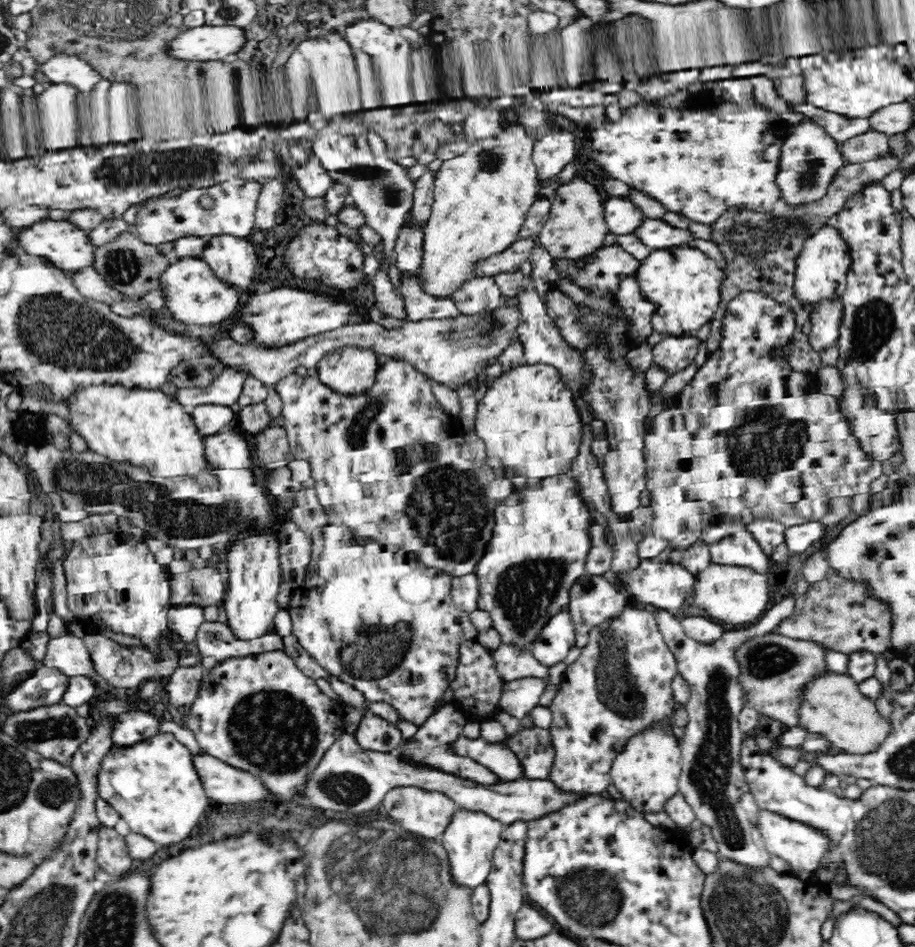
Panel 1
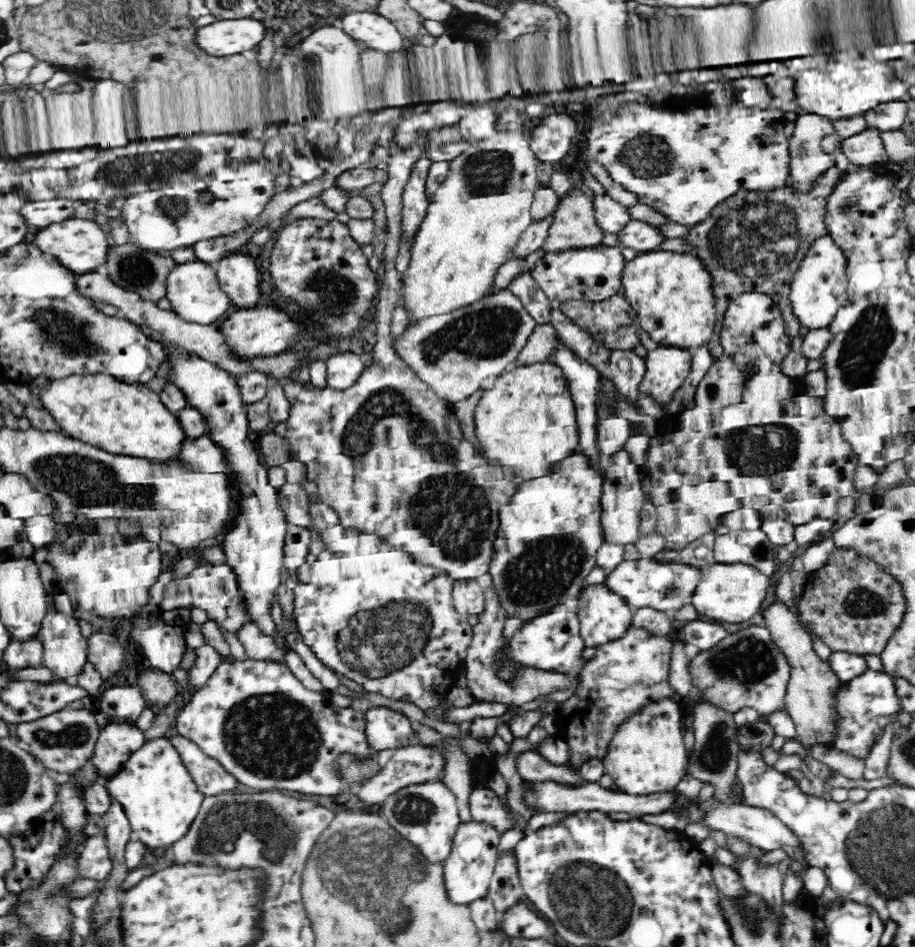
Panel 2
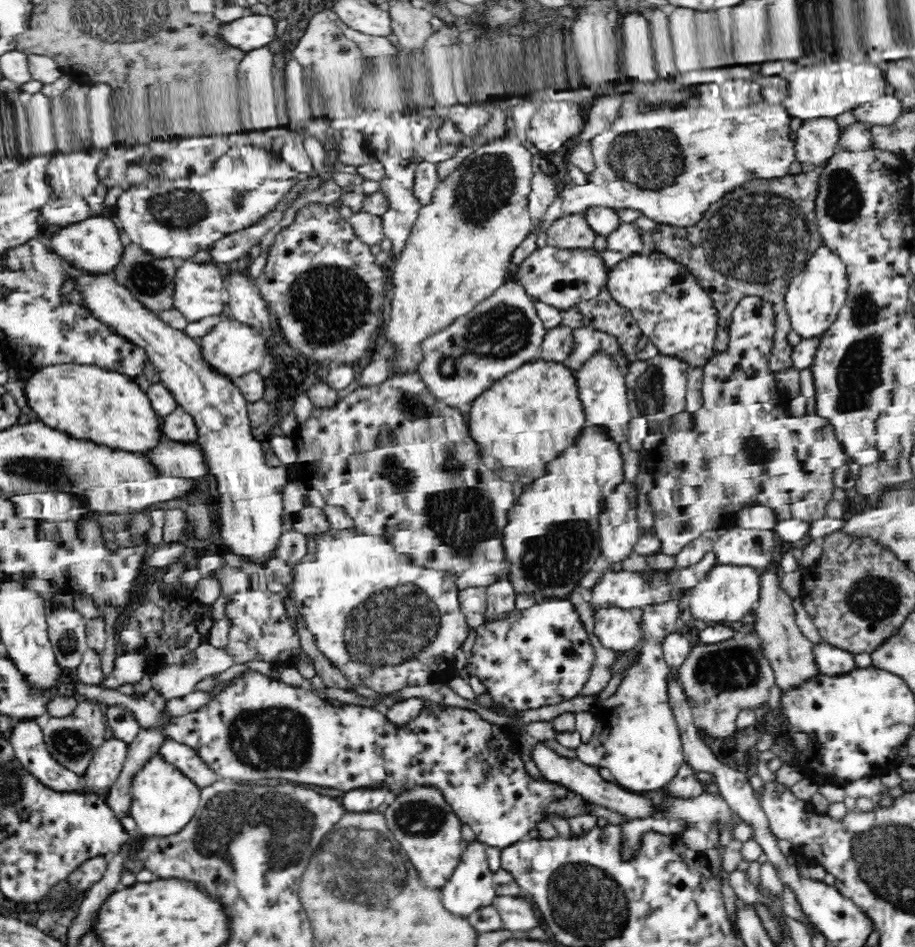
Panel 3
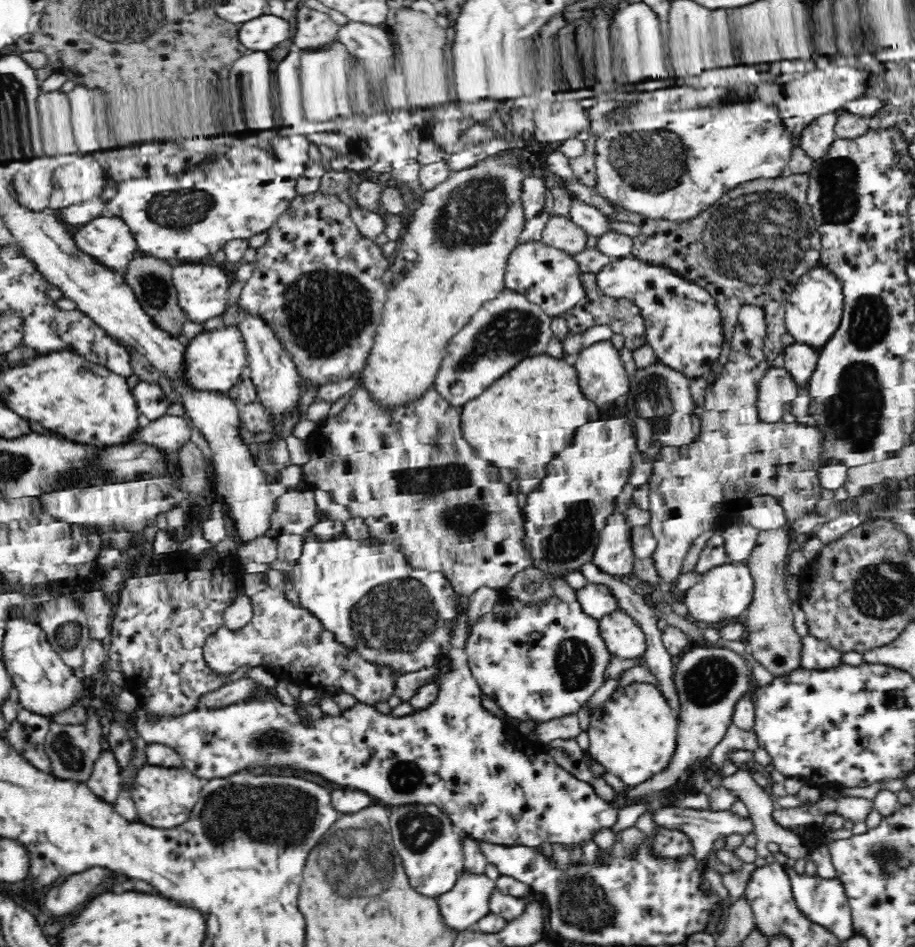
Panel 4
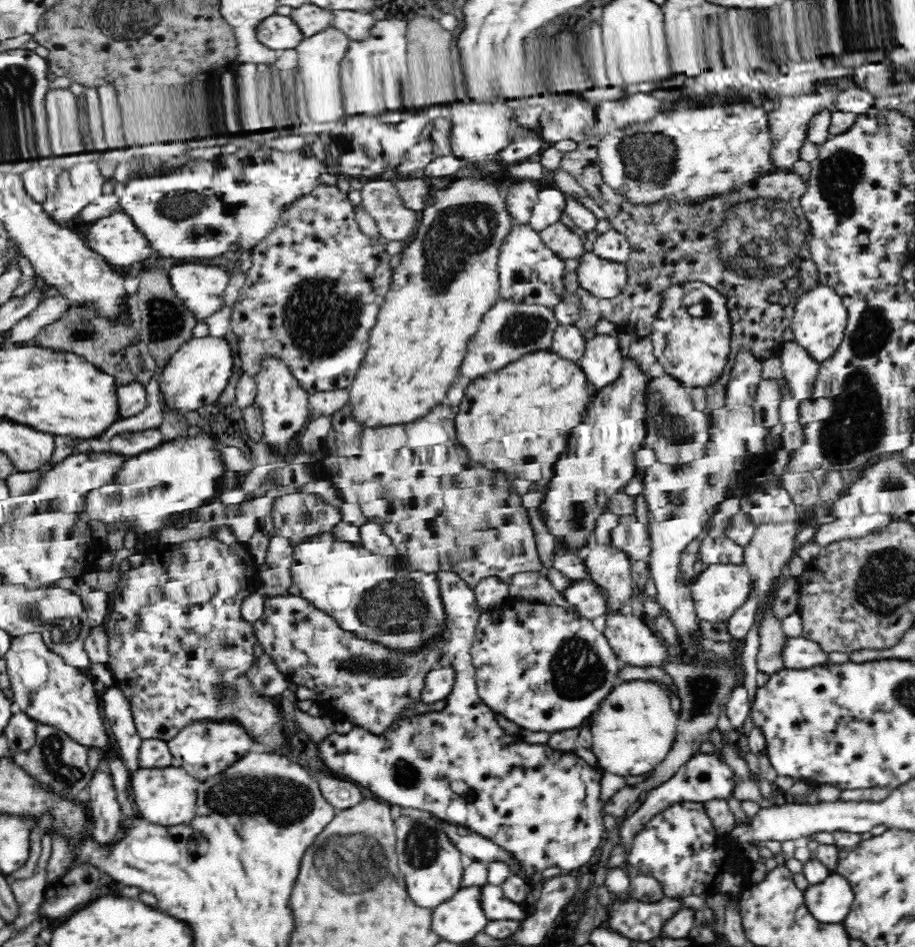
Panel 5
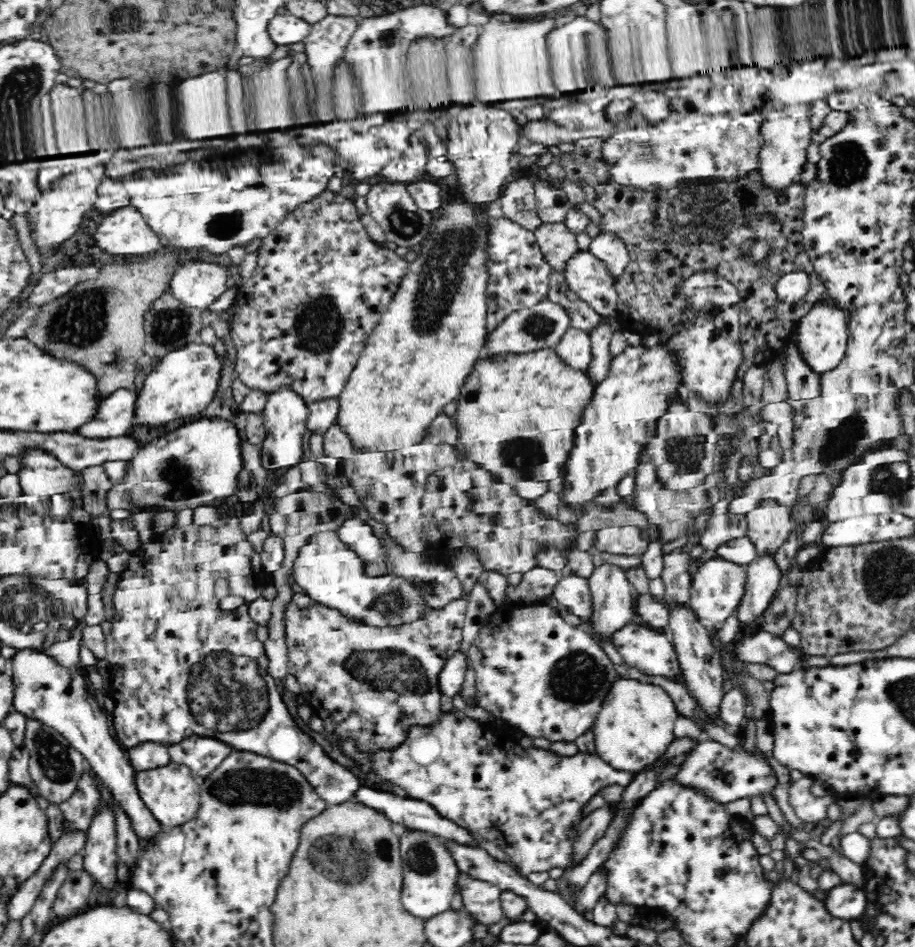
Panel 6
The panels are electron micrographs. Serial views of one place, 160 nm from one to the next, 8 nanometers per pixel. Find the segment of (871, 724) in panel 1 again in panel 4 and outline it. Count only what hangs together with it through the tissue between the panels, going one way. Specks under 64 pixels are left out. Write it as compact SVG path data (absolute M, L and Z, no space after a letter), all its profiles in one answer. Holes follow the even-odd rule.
M789 526L775 529L760 529L754 548L750 551L747 562L744 563L753 578L753 597L744 615L747 625L748 638L746 640L750 657L756 659L766 670L774 676L796 670L800 667L801 636L796 634L793 625L793 612L791 602L785 589L785 576L787 575L787 558L790 555L790 544L794 534Z

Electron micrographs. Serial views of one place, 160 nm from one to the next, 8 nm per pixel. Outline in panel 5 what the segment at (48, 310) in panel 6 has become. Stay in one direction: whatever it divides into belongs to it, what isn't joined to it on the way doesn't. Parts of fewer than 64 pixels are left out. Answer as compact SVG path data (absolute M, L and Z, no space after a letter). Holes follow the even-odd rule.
M126 294L120 312L114 317L104 316L95 304L79 304L66 298L68 310L58 320L41 329L31 343L42 348L52 348L58 352L72 352L82 356L101 372L114 376L116 388L130 385L135 382L135 376L130 372L128 363L124 361L124 349L139 342L141 336L132 326L130 298L132 294Z

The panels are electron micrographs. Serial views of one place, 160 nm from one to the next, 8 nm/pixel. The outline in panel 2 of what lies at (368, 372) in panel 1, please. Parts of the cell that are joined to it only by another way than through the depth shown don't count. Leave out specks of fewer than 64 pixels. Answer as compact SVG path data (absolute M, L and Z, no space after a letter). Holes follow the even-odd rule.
M350 351L346 354L334 354L326 361L327 385L329 388L344 390L352 387L363 374L366 366L362 364L362 359Z

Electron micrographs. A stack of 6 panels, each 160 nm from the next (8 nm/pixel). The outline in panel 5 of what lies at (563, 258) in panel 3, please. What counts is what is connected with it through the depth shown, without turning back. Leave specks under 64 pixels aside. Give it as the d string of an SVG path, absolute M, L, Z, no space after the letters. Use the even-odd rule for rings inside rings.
M513 222L506 238L502 240L500 254L498 254L498 301L512 301L516 304L542 305L556 308L566 298L566 286L562 281L564 261L558 259L546 247L537 233L530 225L520 225Z

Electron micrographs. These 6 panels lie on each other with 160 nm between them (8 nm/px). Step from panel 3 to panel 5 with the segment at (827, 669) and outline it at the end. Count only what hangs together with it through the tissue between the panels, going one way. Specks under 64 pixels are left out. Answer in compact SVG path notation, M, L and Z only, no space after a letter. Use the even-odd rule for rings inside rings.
M786 637L779 655L784 669L809 669L828 662L828 654L822 652L815 642L804 637Z

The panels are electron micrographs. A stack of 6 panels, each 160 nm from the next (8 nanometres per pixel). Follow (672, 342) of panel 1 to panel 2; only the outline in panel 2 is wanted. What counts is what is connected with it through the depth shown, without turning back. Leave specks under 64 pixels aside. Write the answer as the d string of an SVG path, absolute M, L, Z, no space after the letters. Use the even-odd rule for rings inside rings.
M660 345L644 359L646 372L638 392L642 396L650 396L664 410L689 376L691 351Z

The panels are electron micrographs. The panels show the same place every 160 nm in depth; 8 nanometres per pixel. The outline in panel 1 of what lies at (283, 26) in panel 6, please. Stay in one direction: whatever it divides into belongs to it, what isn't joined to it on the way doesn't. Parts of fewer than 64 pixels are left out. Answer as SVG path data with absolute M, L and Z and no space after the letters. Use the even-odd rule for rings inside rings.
M198 25L172 40L171 52L178 59L224 61L236 58L246 42L247 28L236 25Z

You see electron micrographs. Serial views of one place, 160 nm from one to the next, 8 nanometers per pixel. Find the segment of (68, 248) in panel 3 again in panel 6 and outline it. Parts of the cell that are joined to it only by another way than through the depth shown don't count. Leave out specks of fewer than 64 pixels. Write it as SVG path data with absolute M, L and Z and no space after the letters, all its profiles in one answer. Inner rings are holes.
M132 204L104 214L94 238L97 246L112 256L144 256L163 247L159 235Z

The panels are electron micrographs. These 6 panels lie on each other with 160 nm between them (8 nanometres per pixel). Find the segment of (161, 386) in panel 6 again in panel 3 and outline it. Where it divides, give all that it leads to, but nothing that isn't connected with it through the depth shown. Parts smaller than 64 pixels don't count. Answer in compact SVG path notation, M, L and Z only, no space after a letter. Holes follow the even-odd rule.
M221 317L221 321L197 341L200 345L201 358L204 359L209 368L217 375L232 382L247 376L249 373L259 371L260 366L266 364L261 332L231 318Z

